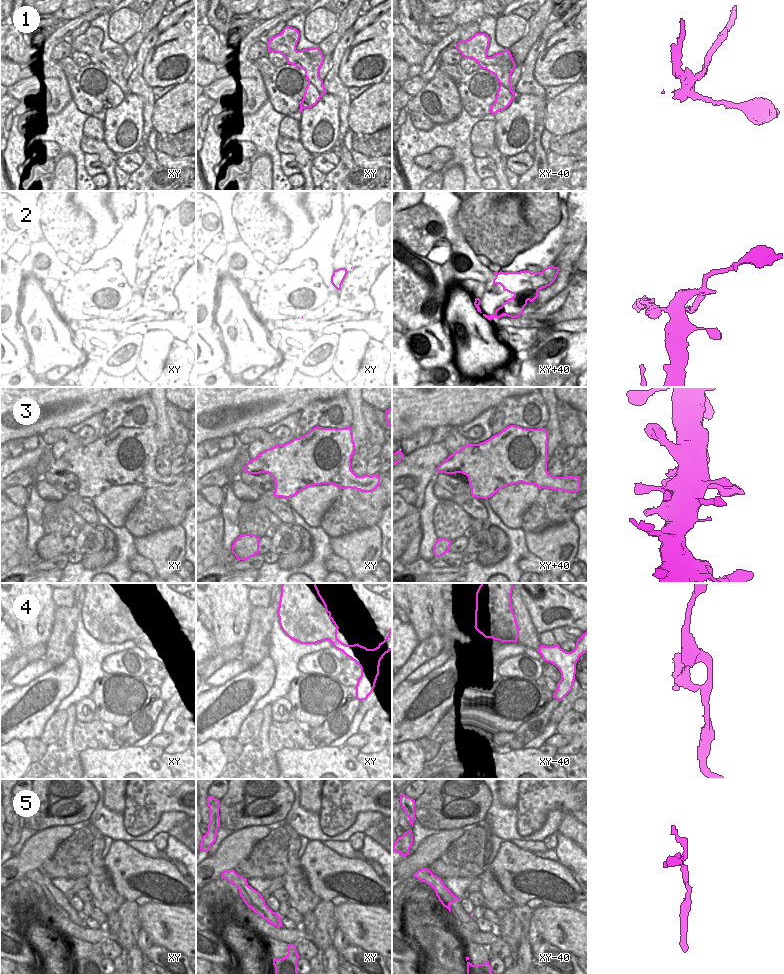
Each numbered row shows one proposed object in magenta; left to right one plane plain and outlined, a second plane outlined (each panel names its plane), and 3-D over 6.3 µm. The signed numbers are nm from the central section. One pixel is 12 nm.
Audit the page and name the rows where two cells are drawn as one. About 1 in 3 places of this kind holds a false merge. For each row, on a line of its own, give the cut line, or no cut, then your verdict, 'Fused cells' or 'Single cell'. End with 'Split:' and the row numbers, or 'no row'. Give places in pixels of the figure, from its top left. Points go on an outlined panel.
1: Split along xy (308, 83), (311, 83), (320, 92), (324, 92). Fused cells
2: Split along xy+40 (531, 273), (526, 283), (527, 299). Fused cells
3: No split. Single cell
4: Split along xy (337, 638), (332, 643). Fused cells
5: No split. Single cell
Split: 1, 2, 4

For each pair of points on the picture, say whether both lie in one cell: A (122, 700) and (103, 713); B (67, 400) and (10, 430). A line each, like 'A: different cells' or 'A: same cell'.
A: same cell
B: same cell

